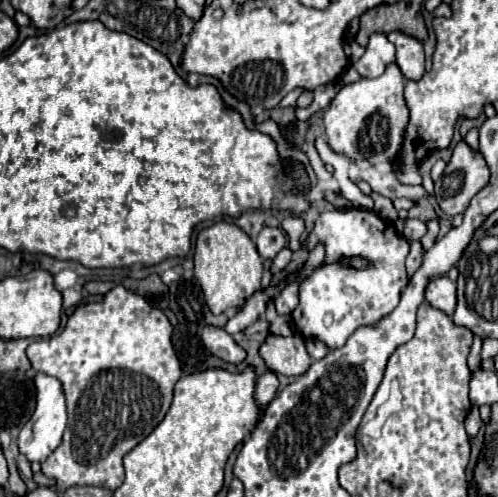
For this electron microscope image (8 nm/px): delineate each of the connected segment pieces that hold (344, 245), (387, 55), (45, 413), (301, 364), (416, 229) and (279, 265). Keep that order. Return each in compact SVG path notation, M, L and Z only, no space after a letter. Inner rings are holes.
M349 208L321 214L301 246L311 252L319 244L327 250L325 260L299 286L299 304L293 312L293 322L305 338L319 338L335 350L357 328L379 322L399 304L401 290L407 286L405 258L409 254L409 242L395 232L393 222L383 222L373 210ZM349 256L367 256L369 264L361 270L345 266L341 258Z
M373 34L369 38L365 54L353 66L361 76L377 78L391 62L395 62L395 46L387 40L385 34Z
M37 374L35 386L37 386L37 408L29 418L29 422L19 432L19 452L29 462L43 462L61 444L61 436L67 426L67 410L65 410L63 388L57 378L51 378L47 374Z
M269 336L261 346L261 358L265 364L283 376L303 376L311 366L311 356L305 350L305 342L301 336Z
M407 218L405 220L405 228L403 228L403 234L409 238L409 240L421 240L427 232L427 226L421 222L421 220L411 220Z
M283 248L273 260L271 260L271 274L279 274L281 270L287 268L287 264L291 262L291 250Z

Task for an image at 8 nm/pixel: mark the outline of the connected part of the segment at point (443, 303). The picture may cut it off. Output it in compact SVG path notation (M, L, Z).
M447 276L433 278L425 290L425 300L433 306L439 308L441 312L447 312L447 316L453 316L455 304L457 304L457 288Z

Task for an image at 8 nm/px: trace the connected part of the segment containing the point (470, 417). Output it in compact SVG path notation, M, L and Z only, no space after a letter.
M473 406L473 408L469 410L469 414L467 414L467 420L465 420L465 430L467 430L467 434L469 434L469 436L475 436L475 434L479 432L479 428L481 428L479 408L477 408L477 406Z

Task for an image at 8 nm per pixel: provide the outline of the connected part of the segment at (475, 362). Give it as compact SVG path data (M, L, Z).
M475 336L473 338L473 346L471 346L471 354L469 354L469 368L471 370L479 370L481 366L481 338Z

